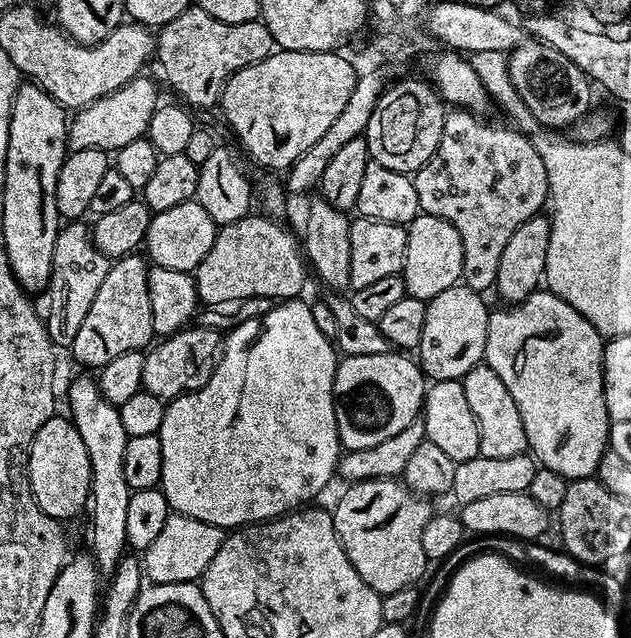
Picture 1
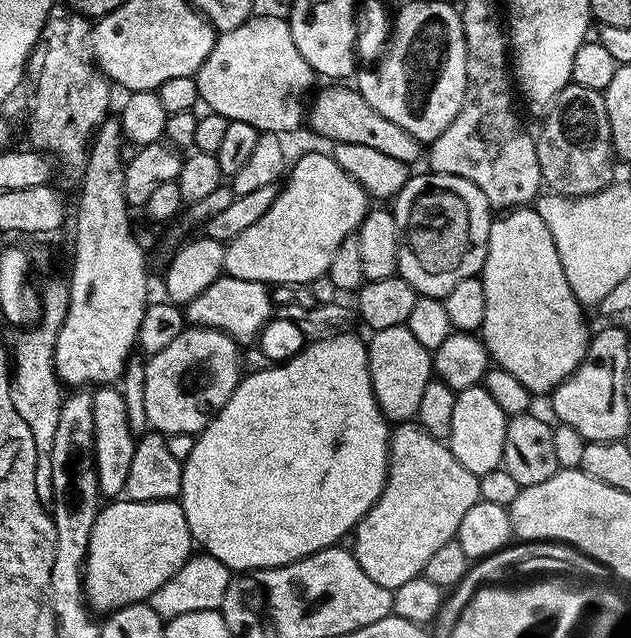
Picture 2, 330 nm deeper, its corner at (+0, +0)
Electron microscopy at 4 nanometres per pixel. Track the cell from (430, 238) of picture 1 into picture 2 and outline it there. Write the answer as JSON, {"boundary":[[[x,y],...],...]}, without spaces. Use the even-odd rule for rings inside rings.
{"boundary":[[[424,170],[421,176],[409,175],[404,189],[394,198],[394,215],[396,225],[400,228],[400,249],[398,250],[398,274],[412,289],[421,296],[445,297],[462,282],[471,276],[479,277],[487,258],[487,239],[490,238],[491,224],[494,219],[486,194],[461,176],[442,174]]]}

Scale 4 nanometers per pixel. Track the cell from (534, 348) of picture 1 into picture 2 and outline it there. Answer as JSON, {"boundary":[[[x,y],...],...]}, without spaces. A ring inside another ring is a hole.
{"boundary":[[[521,206],[501,216],[492,221],[487,258],[478,277],[483,282],[486,297],[486,311],[478,335],[495,367],[509,371],[531,394],[548,394],[579,367],[587,354],[590,331],[584,321],[585,309],[576,299],[574,290],[570,290],[570,282],[566,282],[552,232],[540,214],[533,207]]]}

